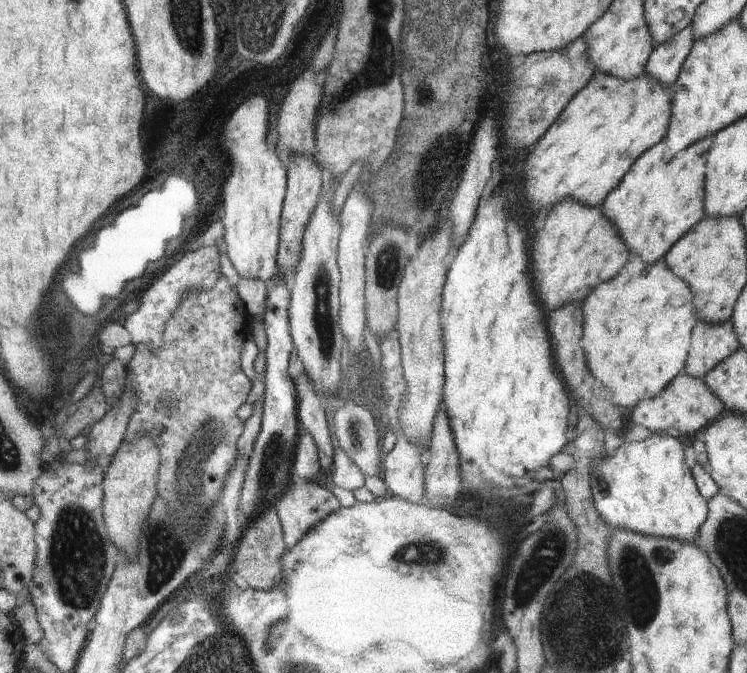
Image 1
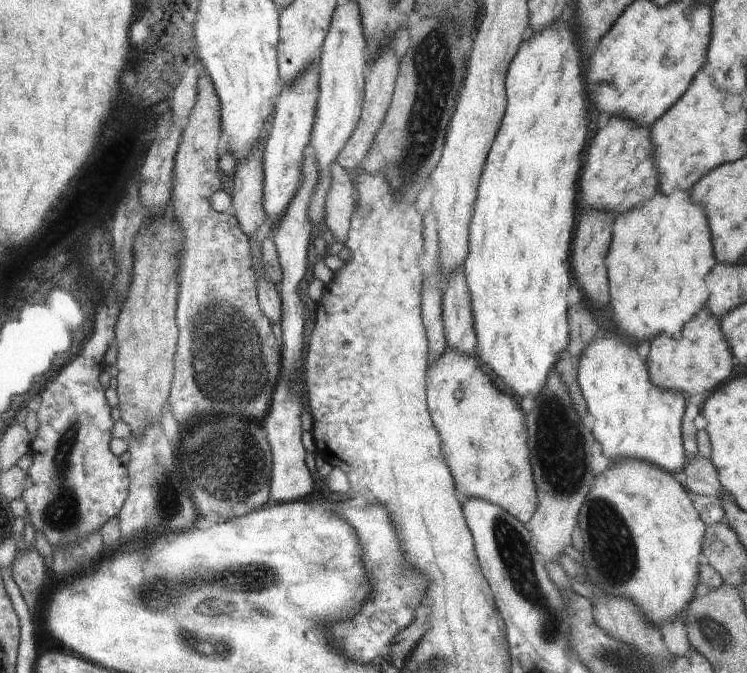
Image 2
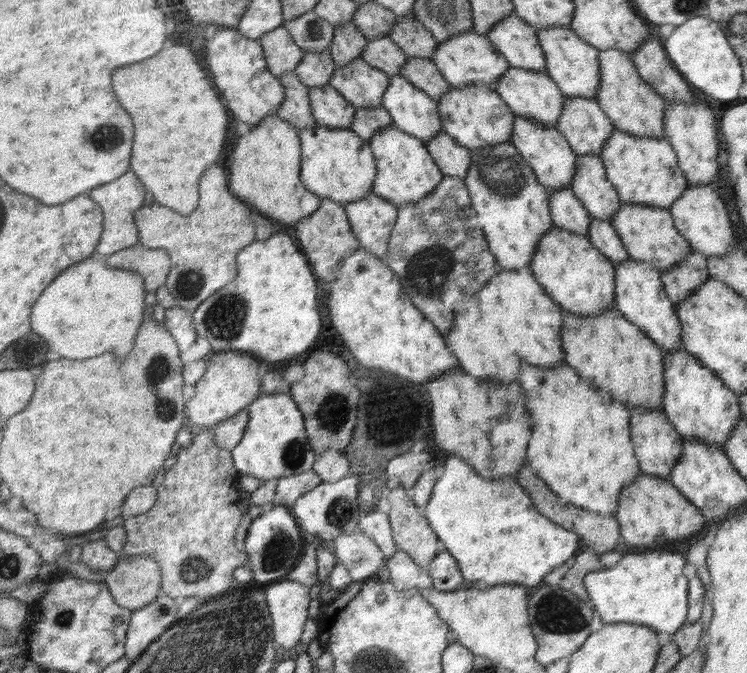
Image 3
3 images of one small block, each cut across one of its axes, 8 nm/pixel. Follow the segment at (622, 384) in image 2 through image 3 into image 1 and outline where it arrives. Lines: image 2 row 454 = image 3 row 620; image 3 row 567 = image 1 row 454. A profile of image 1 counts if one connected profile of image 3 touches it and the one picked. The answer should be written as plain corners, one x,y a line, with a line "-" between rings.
660,432
658,434
652,433
652,436
642,441
625,442
625,437
622,436
623,444
618,446
618,449
612,456
607,454
599,456
592,462
591,469
591,489
594,491
596,510
600,512
600,518
604,518
611,528
624,528
624,530
630,530
630,532
636,532
636,534
650,534
650,536
658,536
658,538
676,538
676,540
686,540
686,542
692,542
699,534
700,528
706,521
706,514
708,514
708,506
706,506
706,500
704,495
699,490
699,487
694,484
692,474
690,474
690,468
684,464
684,448
680,444
678,436
670,436
668,432

